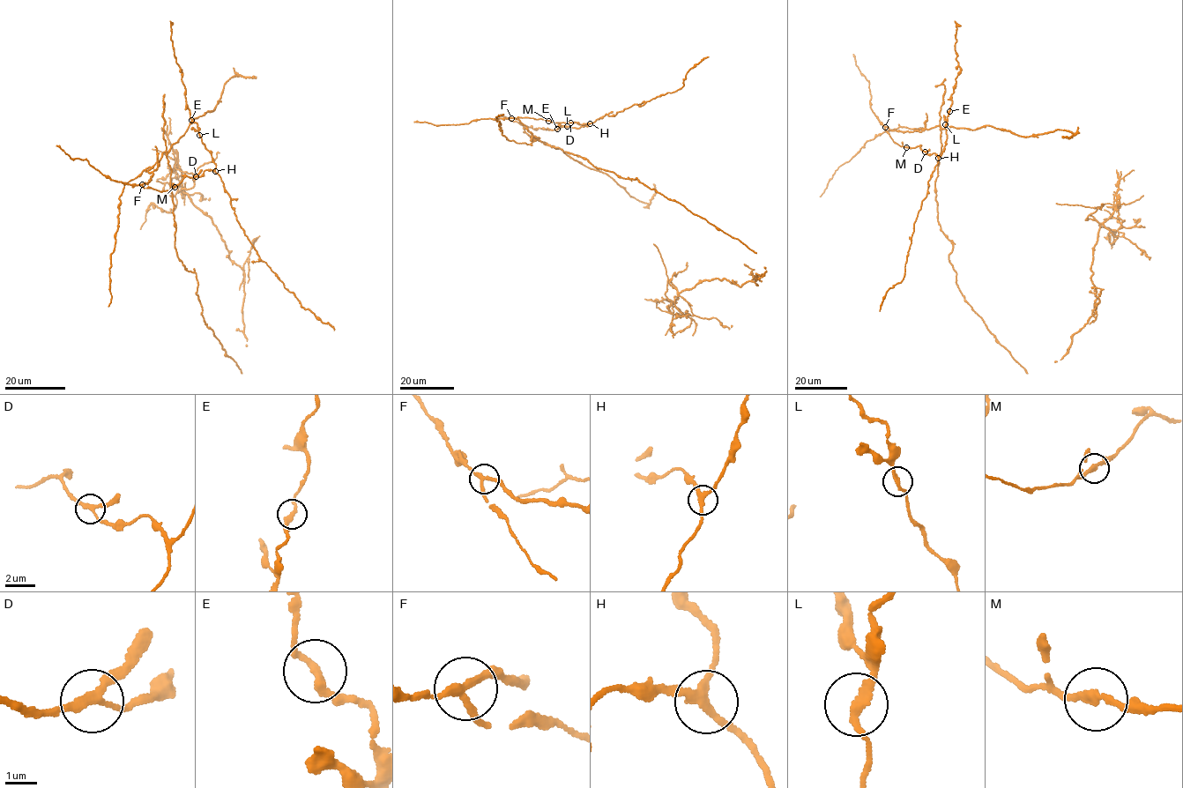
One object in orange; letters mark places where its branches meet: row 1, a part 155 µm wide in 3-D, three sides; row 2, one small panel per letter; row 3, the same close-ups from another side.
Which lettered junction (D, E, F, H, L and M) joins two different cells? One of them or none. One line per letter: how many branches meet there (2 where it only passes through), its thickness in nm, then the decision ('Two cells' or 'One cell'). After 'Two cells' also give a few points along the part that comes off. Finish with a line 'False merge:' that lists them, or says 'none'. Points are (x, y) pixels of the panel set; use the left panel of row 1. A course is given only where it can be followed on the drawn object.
D: Branches: 3. Thickness 200 nm. One cell
E: Branches: 2. Thickness 240 nm. One cell
F: Branches: 3. Thickness 200 nm. Two cells
H: Branches: 3. Thickness 220 nm. One cell
L: Branches: 2. Thickness 240 nm. One cell
M: Branches: 2. Thickness 240 nm. One cell
False merge: F

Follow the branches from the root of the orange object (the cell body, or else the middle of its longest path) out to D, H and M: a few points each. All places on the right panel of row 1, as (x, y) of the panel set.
D: (949, 240), (938, 220), (935, 199), (940, 127), (903, 132), (885, 127), (901, 146), (918, 146), (925, 152)
H: (949, 240), (938, 220), (935, 199), (940, 127), (903, 132), (885, 127), (901, 146), (918, 146), (938, 158)
M: (949, 240), (938, 220), (935, 199), (940, 127), (903, 132), (885, 127), (893, 141), (906, 147)

